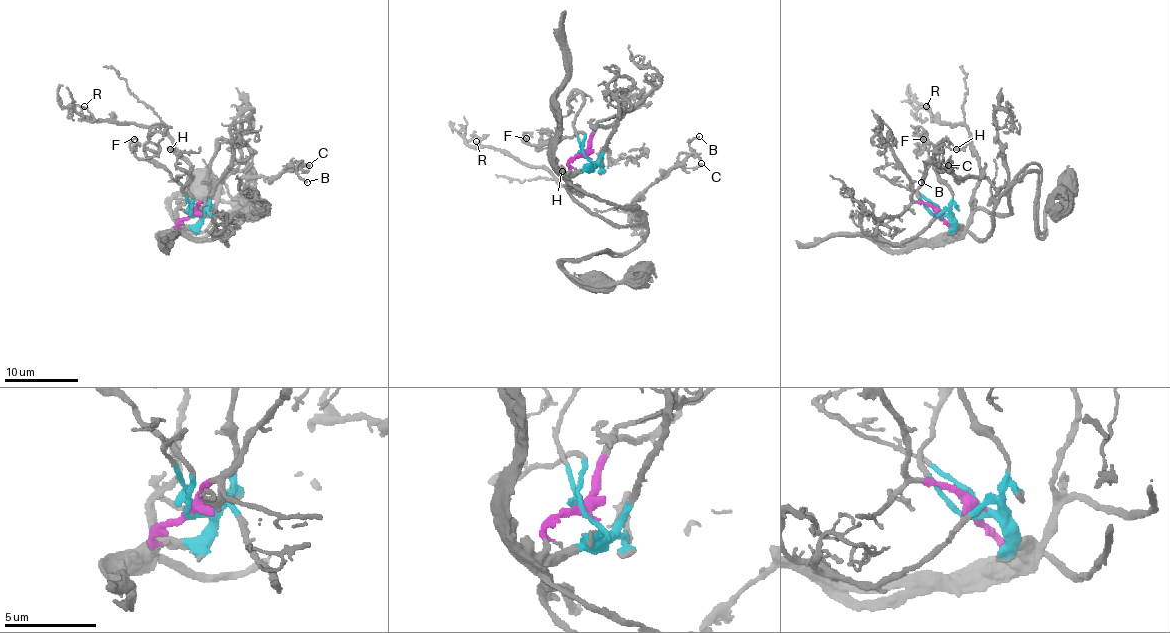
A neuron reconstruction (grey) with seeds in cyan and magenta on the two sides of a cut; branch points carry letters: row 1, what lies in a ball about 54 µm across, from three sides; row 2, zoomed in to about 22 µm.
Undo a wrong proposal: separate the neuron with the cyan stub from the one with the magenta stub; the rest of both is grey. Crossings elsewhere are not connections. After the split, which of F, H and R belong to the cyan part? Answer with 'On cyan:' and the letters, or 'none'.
On cyan: F

